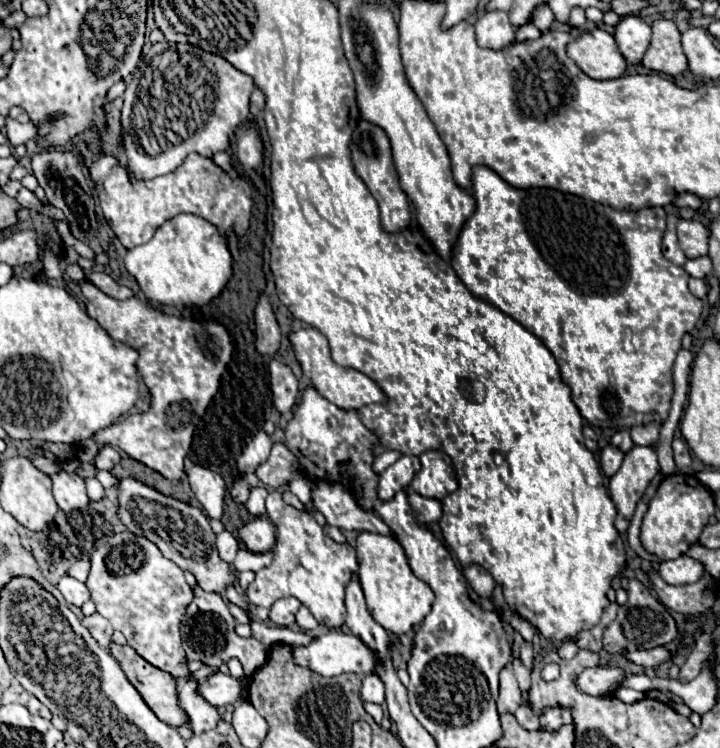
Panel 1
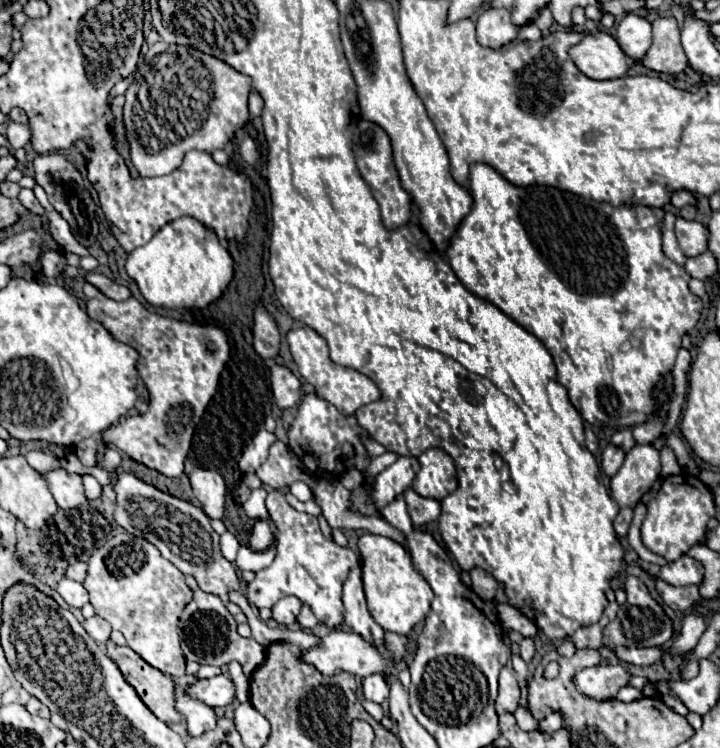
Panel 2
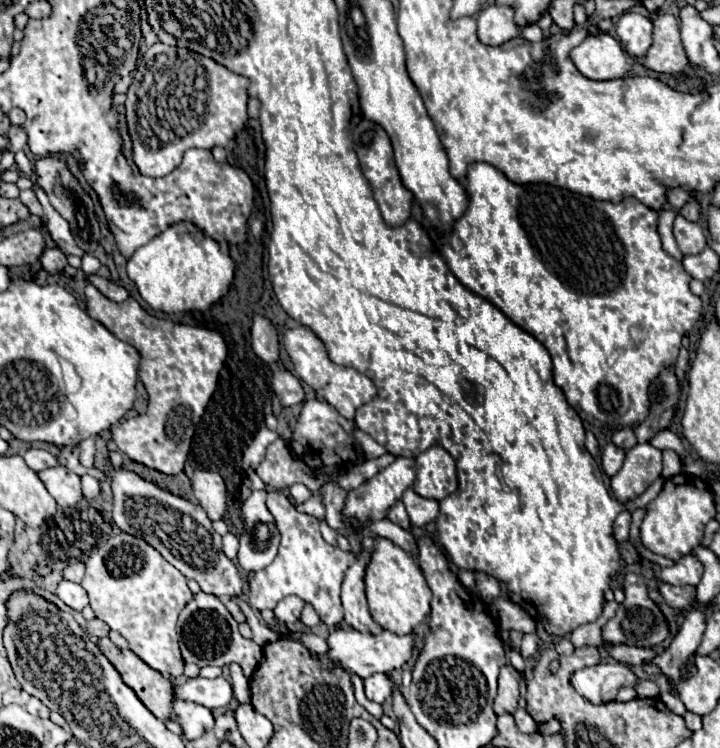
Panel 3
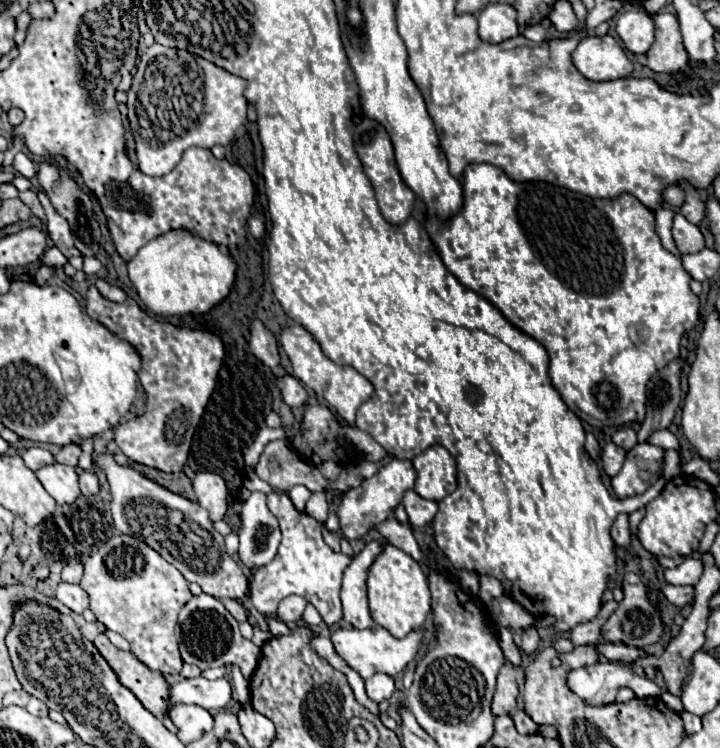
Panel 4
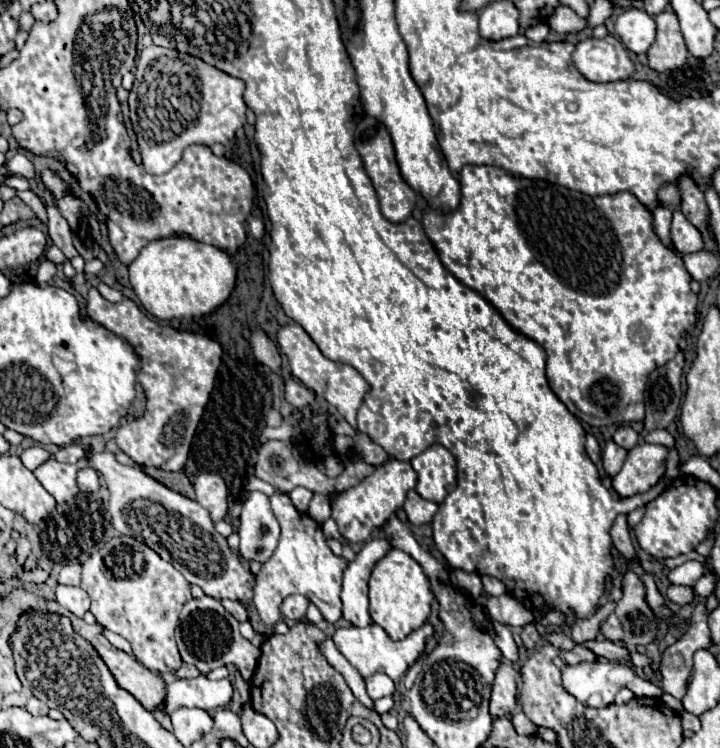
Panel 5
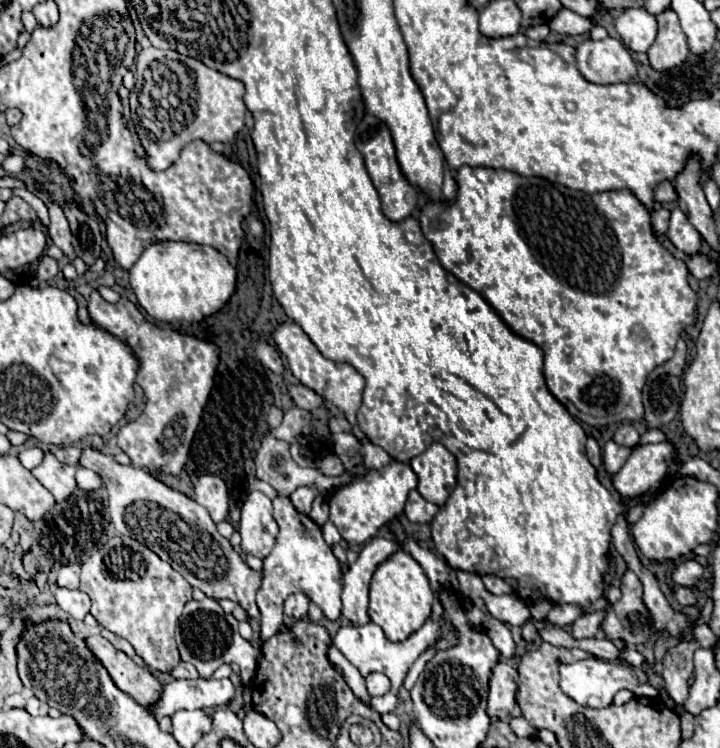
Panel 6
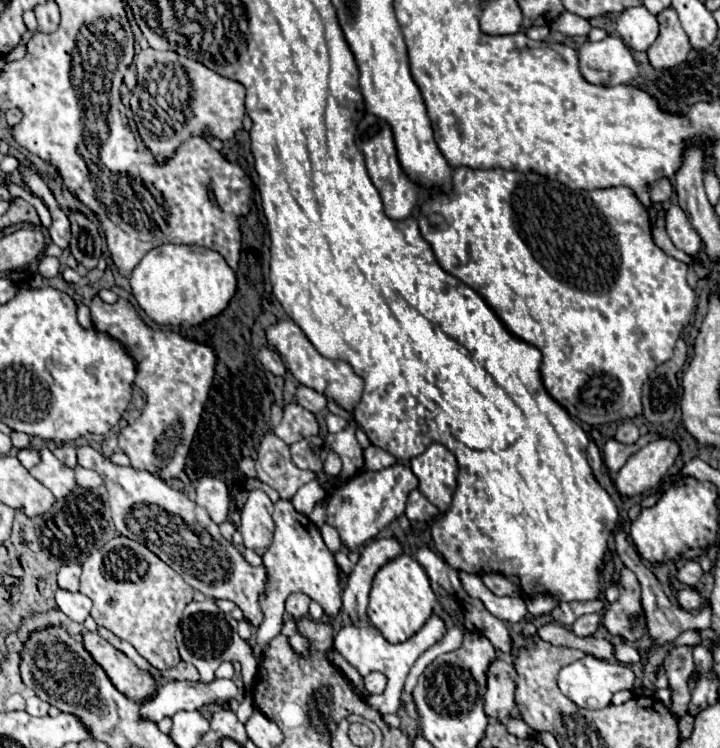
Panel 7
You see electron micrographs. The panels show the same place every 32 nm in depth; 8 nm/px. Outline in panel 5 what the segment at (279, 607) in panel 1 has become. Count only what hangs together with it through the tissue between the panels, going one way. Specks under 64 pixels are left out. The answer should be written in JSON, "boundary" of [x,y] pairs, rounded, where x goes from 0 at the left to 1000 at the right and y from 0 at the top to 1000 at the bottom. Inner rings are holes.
{"boundary":[[[400,797],[394,805],[392,805],[392,824],[400,829],[400,832],[417,832],[422,829],[425,824],[425,813],[428,813],[428,799],[425,797]]]}

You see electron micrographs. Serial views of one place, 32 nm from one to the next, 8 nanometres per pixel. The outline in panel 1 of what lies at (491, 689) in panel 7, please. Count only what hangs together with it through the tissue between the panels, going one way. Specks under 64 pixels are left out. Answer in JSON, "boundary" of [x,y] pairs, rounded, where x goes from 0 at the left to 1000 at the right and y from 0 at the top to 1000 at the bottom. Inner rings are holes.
{"boundary":[[[700,893],[694,898],[694,930],[692,930],[692,955],[700,952],[717,952],[717,947],[725,939],[725,928],[719,920],[719,912],[714,906],[714,898],[708,893]]]}

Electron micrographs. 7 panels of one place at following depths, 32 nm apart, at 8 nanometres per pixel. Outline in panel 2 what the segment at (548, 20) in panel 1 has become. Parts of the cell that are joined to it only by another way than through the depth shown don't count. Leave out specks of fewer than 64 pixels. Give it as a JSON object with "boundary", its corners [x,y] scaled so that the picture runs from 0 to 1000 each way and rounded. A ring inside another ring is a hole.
{"boundary":[[[753,11],[753,13],[747,16],[747,24],[742,27],[742,32],[744,32],[756,45],[758,45],[758,43],[761,43],[761,37],[767,35],[767,29],[769,29],[769,27],[767,27],[767,19],[764,19],[764,13],[761,13],[761,11]]]}

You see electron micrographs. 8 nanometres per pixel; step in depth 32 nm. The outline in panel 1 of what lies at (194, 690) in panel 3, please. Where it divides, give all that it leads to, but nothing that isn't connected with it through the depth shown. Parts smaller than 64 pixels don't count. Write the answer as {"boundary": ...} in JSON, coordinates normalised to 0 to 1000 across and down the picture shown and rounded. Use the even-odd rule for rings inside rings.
{"boundary":[[[297,901],[281,912],[275,912],[275,925],[289,936],[289,941],[300,947],[311,947],[328,941],[333,936],[333,914],[317,901]]]}

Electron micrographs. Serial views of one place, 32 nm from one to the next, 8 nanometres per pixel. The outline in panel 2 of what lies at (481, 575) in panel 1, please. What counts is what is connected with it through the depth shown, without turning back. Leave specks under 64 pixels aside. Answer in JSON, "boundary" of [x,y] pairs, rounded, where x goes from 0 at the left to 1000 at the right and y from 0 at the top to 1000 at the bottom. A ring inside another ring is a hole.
{"boundary":[[[656,759],[653,762],[653,770],[656,770],[656,789],[669,802],[683,805],[686,797],[689,797],[689,789],[692,789],[692,778],[678,765],[672,765],[669,759]]]}

